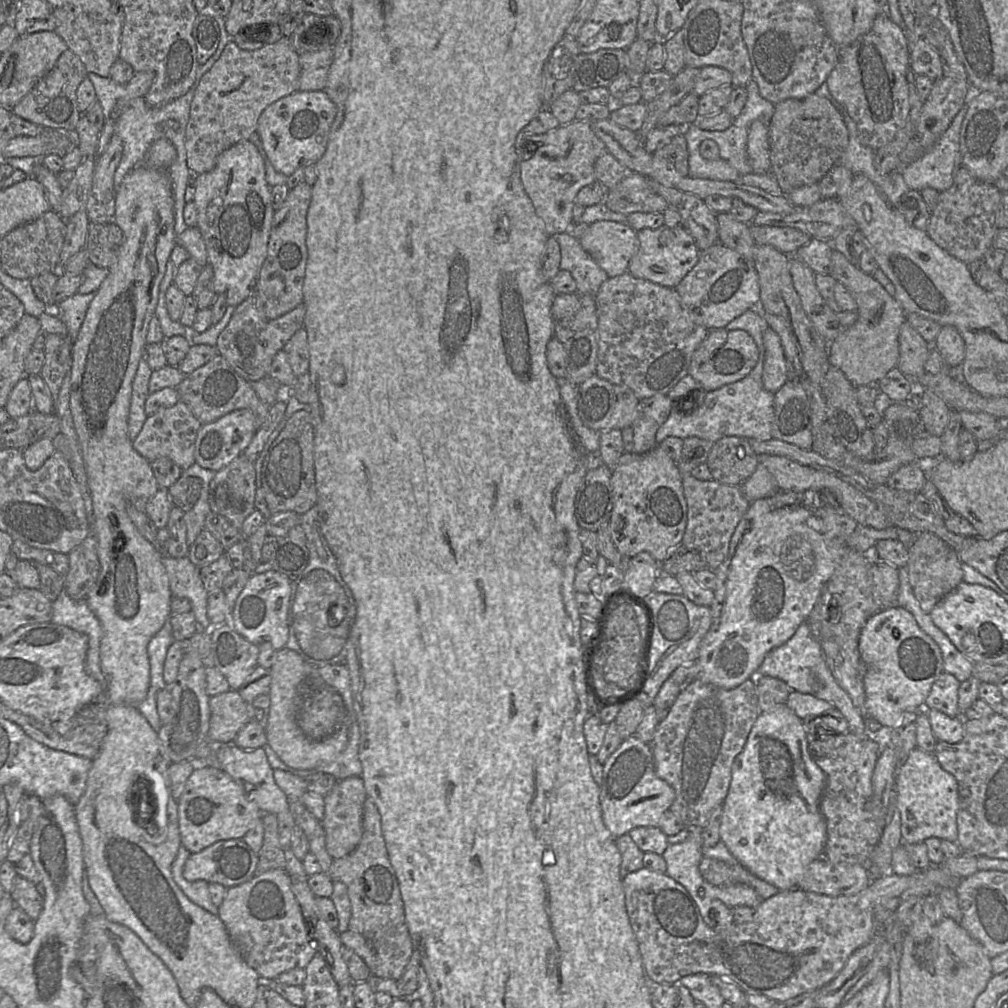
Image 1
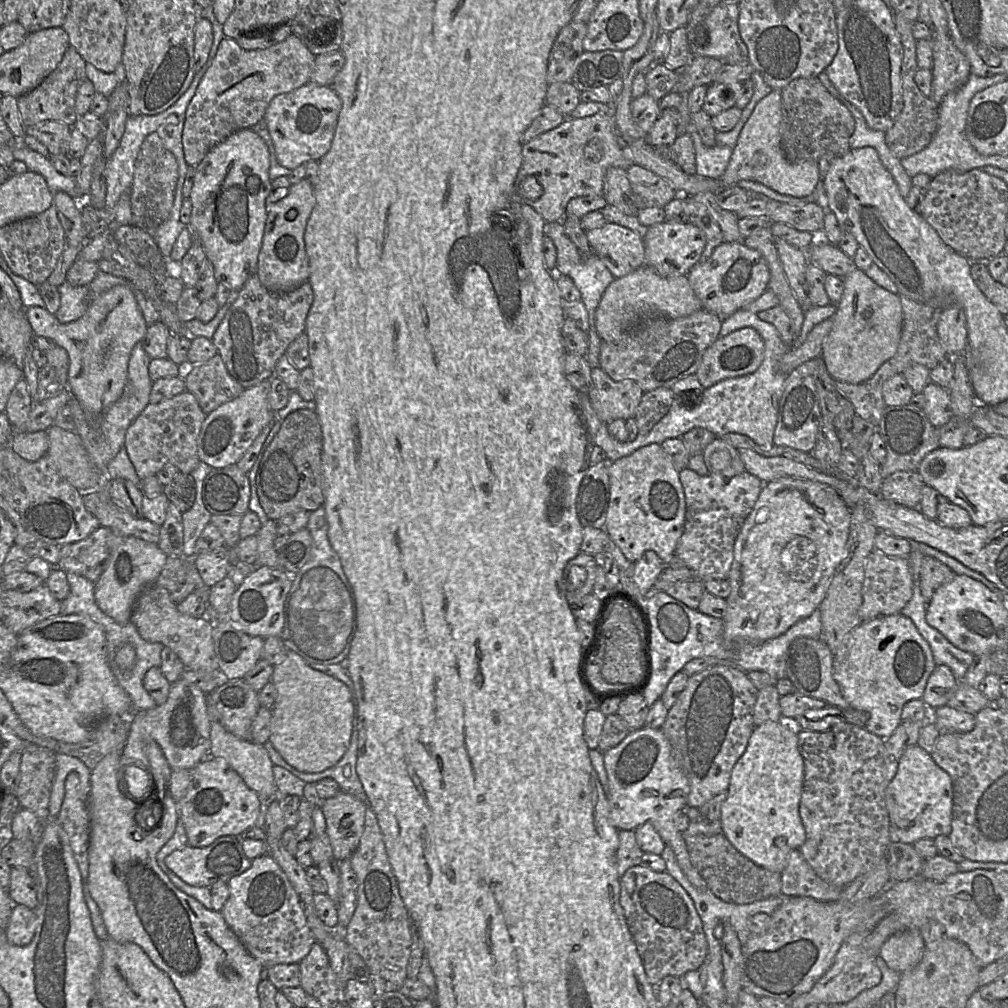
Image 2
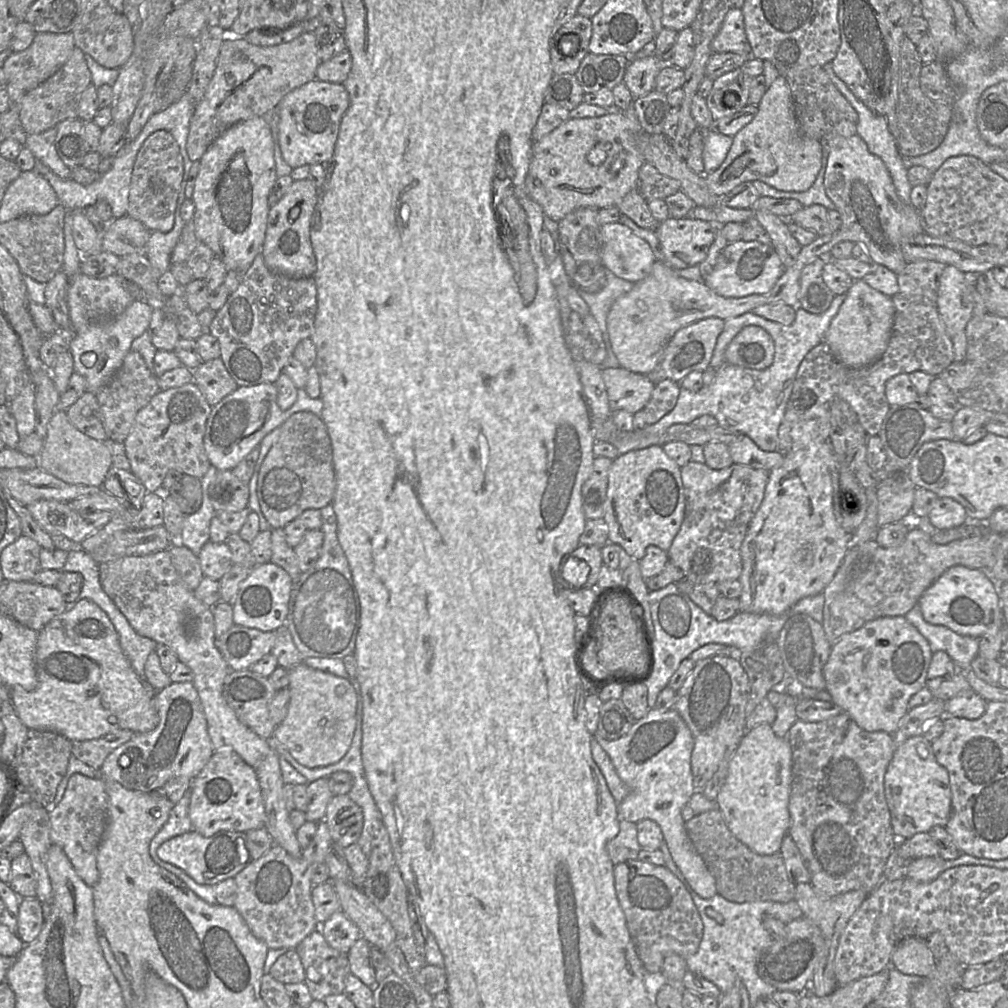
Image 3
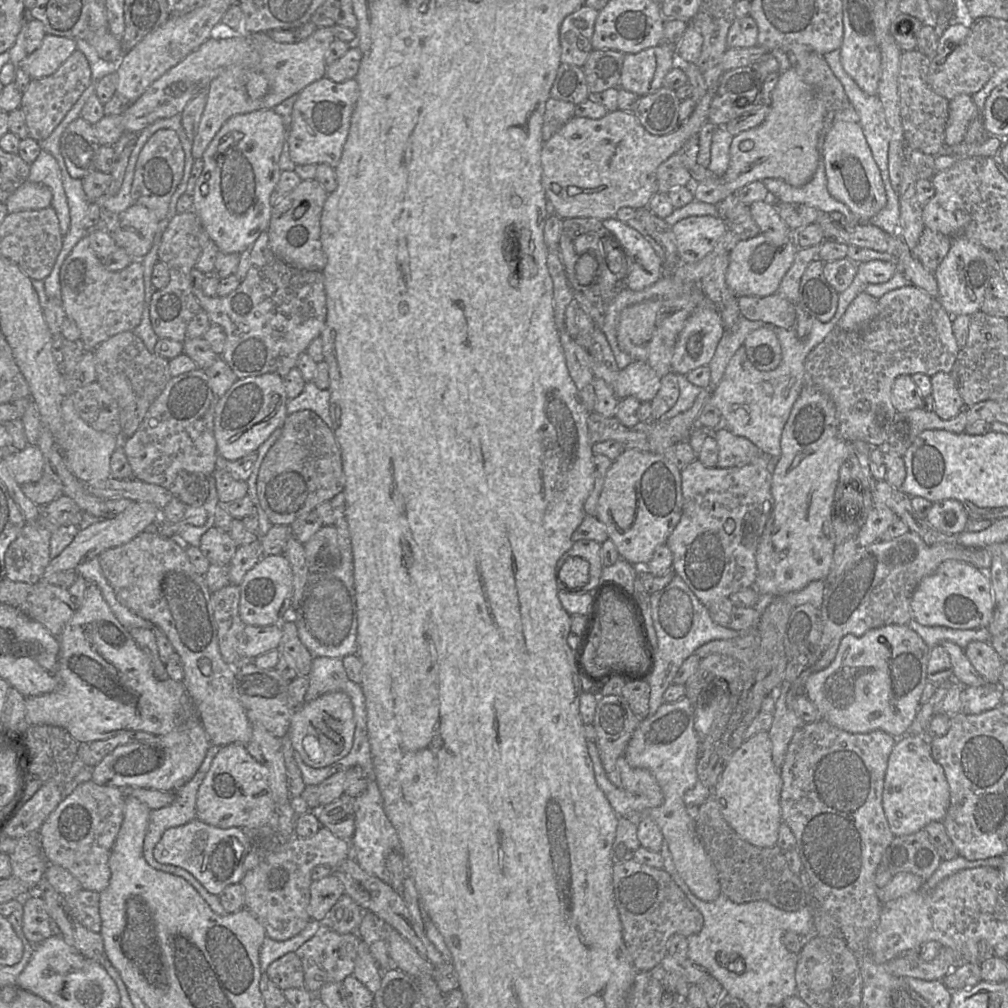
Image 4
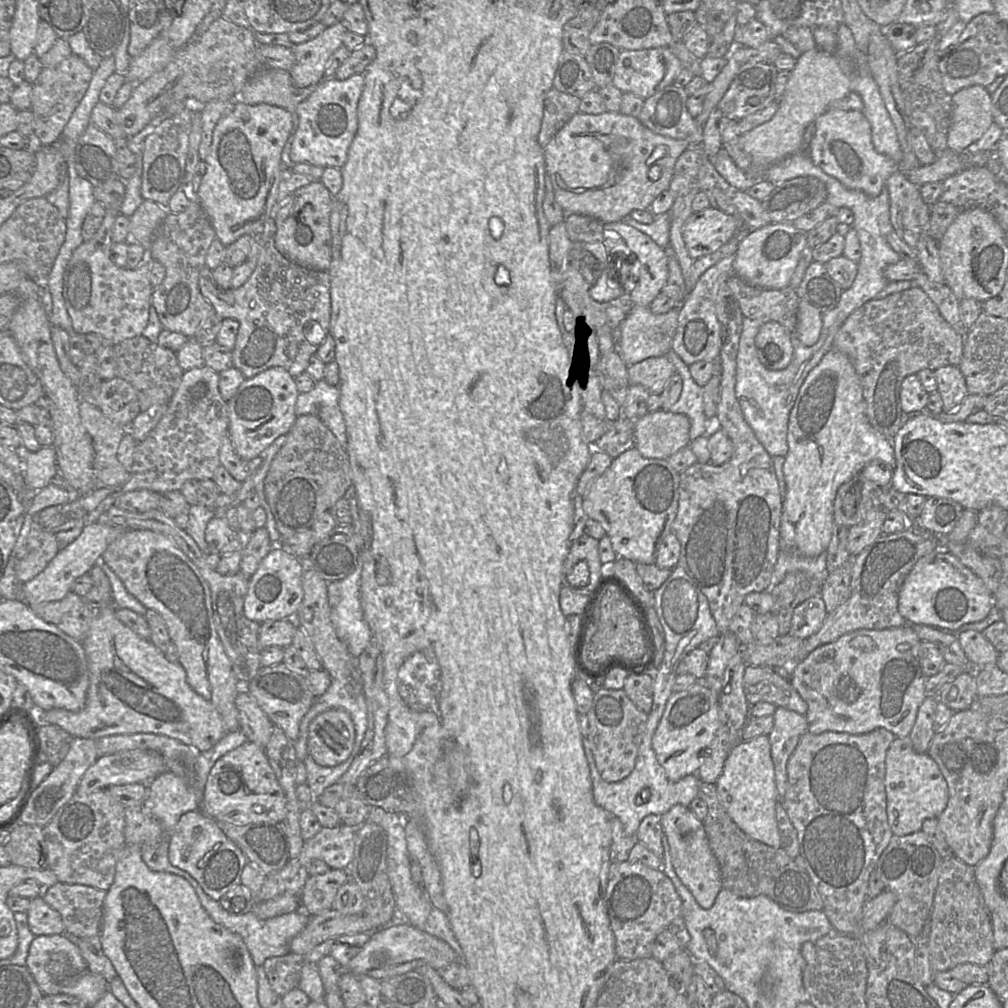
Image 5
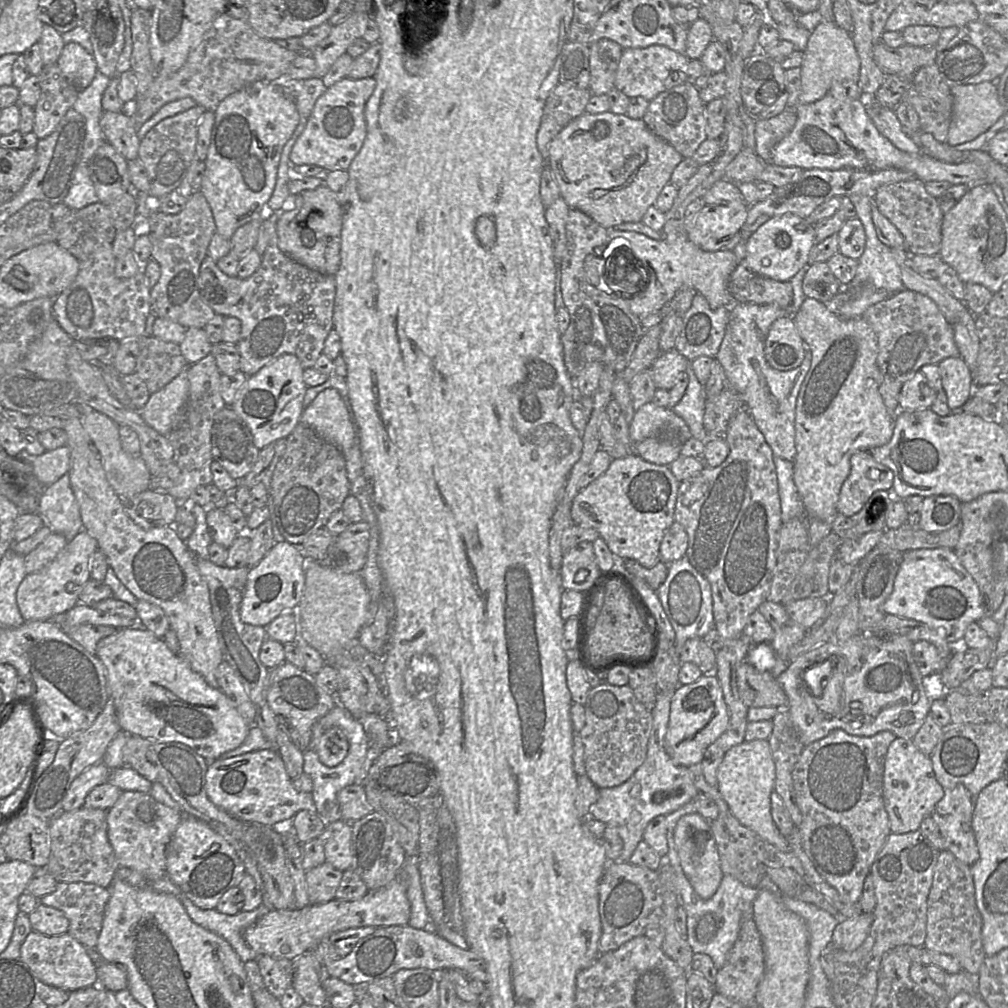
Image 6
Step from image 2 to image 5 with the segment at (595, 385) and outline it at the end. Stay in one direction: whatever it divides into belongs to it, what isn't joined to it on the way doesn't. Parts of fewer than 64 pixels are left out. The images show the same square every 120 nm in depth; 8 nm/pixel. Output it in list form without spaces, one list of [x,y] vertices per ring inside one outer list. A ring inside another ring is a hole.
[[[666,355],[648,357],[628,367],[629,385],[639,384],[644,386],[649,393],[660,395],[675,372],[674,365]]]

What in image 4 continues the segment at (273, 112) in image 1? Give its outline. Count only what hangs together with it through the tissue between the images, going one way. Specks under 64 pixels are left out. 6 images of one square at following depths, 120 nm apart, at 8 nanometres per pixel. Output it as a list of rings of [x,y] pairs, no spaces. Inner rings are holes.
[[[327,77],[311,83],[297,95],[287,141],[290,158],[296,165],[326,163],[333,168],[337,166],[358,96],[359,87],[356,79],[336,83]]]

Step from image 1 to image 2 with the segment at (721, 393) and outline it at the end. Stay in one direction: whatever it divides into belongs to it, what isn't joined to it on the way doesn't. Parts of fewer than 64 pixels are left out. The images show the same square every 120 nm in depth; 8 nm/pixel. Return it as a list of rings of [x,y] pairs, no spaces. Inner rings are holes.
[[[740,309],[723,319],[719,337],[726,336],[741,328],[754,328],[764,343],[764,356],[759,368],[747,375],[726,378],[707,389],[703,389],[696,403],[680,396],[674,398],[669,411],[647,433],[640,435],[633,441],[620,442],[613,438],[607,429],[607,424],[601,423],[593,438],[594,445],[600,446],[612,462],[630,455],[639,448],[649,444],[660,444],[669,438],[681,438],[683,434],[693,428],[704,428],[716,437],[727,433],[738,433],[751,438],[763,450],[770,450],[773,434],[777,424],[778,404],[783,393],[786,376],[779,372],[779,360],[787,352],[788,347],[781,340],[777,329],[766,321],[761,320],[756,313]],[[686,401],[686,402],[685,402]]]

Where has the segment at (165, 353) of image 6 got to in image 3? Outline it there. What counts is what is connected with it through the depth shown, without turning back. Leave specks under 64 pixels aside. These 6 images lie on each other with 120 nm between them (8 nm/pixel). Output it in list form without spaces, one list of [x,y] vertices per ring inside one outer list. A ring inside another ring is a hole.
[[[130,350],[111,381],[95,394],[107,439],[124,442],[138,411],[146,406],[159,390],[158,377],[146,366],[144,359],[138,352]]]

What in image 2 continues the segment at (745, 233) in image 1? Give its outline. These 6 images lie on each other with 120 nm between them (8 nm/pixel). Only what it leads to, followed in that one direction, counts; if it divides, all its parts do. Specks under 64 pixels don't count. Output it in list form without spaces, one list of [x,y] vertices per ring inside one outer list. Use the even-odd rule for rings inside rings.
[[[702,192],[687,196],[706,206],[708,212],[721,229],[724,242],[743,242],[744,238],[738,228],[739,218],[734,212],[721,208],[716,201],[714,193]]]

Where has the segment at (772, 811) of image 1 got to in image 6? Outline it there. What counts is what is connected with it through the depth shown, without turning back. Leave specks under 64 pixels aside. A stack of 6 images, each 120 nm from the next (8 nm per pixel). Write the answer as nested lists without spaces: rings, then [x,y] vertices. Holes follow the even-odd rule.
[[[743,741],[729,749],[717,770],[717,785],[720,794],[734,817],[746,828],[782,852],[791,852],[787,839],[780,833],[771,816],[770,796],[775,786],[775,764],[769,741]]]

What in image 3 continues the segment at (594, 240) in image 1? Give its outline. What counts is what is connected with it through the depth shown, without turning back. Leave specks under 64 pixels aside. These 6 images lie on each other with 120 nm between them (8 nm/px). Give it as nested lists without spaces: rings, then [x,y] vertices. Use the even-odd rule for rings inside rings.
[[[620,222],[606,223],[600,226],[600,235],[602,265],[614,273],[615,276],[635,283],[650,273],[656,261],[653,251],[649,244],[638,237],[630,228]]]

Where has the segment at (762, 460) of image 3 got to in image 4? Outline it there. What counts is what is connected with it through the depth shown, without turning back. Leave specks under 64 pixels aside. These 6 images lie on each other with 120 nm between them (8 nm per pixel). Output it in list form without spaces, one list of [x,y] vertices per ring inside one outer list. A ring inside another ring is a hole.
[[[721,425],[713,432],[718,447],[717,465],[720,468],[742,466],[759,457],[767,457],[748,439],[734,435]]]

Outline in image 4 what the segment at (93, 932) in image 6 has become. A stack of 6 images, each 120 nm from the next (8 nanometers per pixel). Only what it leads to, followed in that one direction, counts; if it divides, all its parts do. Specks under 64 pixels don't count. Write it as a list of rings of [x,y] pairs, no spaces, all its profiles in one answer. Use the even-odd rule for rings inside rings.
[[[82,889],[76,893],[66,895],[64,897],[72,917],[74,917],[88,930],[95,933],[100,932],[100,893]]]

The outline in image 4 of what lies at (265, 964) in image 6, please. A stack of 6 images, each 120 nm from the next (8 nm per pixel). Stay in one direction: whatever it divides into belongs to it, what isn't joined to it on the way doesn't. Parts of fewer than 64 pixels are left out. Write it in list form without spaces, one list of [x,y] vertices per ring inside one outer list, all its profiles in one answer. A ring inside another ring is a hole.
[[[289,952],[273,961],[266,974],[281,990],[304,987],[302,963],[295,952]]]

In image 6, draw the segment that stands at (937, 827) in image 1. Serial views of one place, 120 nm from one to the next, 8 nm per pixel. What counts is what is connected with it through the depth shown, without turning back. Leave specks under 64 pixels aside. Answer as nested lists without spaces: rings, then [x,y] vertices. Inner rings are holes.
[[[896,737],[888,748],[883,775],[883,798],[891,833],[905,834],[919,830],[922,820],[931,815],[943,795],[931,757],[922,753],[912,740]]]

